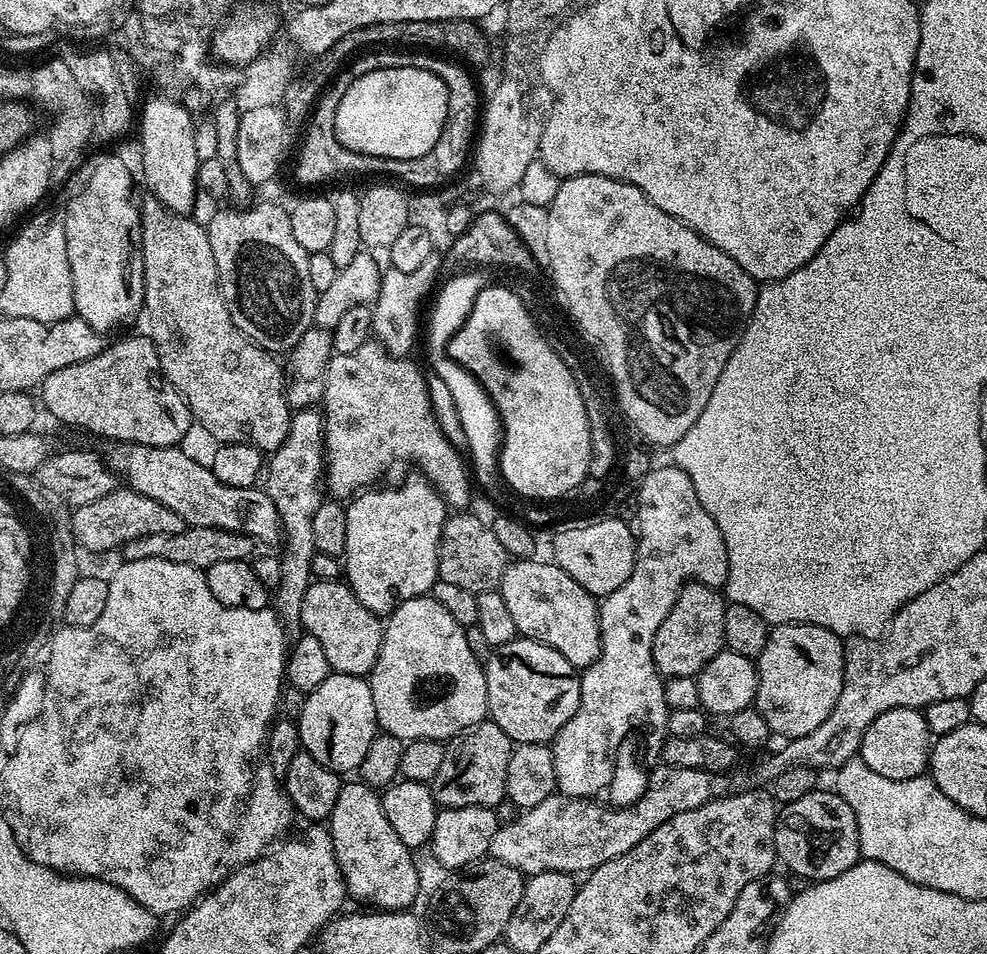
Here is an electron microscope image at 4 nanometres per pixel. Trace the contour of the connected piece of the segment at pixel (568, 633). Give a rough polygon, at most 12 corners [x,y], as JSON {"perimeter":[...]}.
{"perimeter":[[516,558],[498,591],[521,636],[577,670],[600,653],[597,601],[547,559]]}

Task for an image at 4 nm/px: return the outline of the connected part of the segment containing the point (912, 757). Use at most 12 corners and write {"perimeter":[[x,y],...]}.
{"perimeter":[[919,708],[878,714],[859,759],[882,778],[925,775],[934,743]]}

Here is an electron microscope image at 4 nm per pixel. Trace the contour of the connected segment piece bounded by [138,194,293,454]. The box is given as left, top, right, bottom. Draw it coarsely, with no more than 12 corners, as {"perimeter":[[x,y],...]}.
{"perimeter":[[138,204],[143,319],[220,444],[276,452],[284,369],[234,326],[207,227]]}

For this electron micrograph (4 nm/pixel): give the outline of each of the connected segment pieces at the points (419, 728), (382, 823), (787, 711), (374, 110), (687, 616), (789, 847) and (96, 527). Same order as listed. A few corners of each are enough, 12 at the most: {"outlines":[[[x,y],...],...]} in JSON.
{"outlines":[[[432,595],[387,617],[377,725],[447,742],[485,723],[486,678]],[[345,783],[326,821],[349,897],[413,907],[420,872],[381,793]],[[777,624],[755,657],[769,733],[818,730],[844,681],[844,640]],[[428,70],[364,73],[334,114],[358,154],[422,158],[446,126]],[[684,585],[652,657],[661,677],[695,678],[725,651],[725,597]],[[836,791],[776,814],[776,859],[804,882],[862,859],[854,810]],[[127,486],[75,509],[75,536],[182,534],[174,510]]]}

